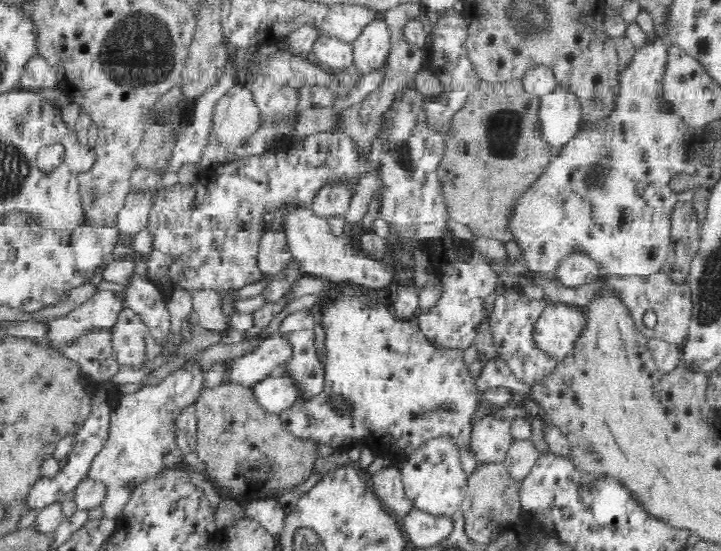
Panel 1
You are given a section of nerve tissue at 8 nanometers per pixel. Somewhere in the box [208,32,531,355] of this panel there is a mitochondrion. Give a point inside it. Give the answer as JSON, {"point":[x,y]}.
{"point":[503,129]}

